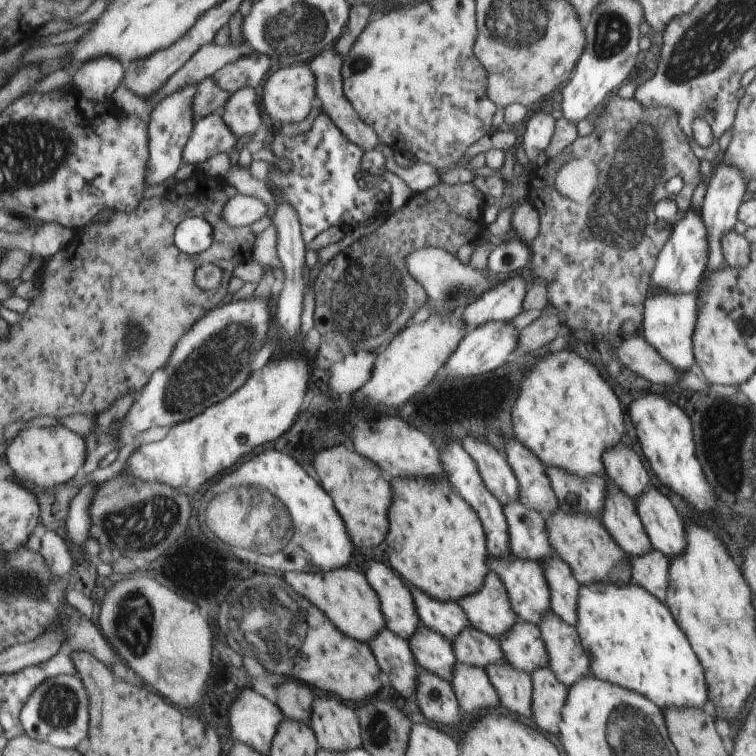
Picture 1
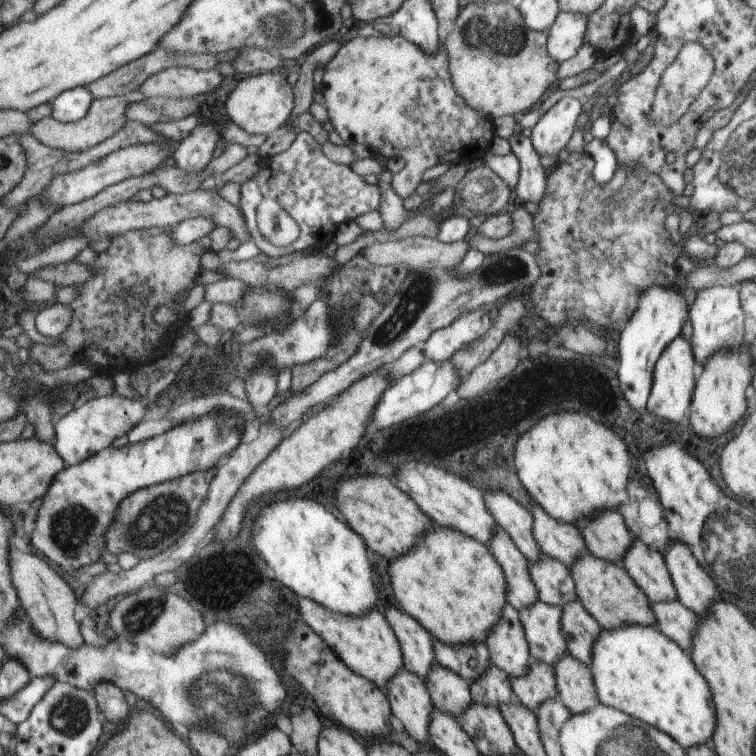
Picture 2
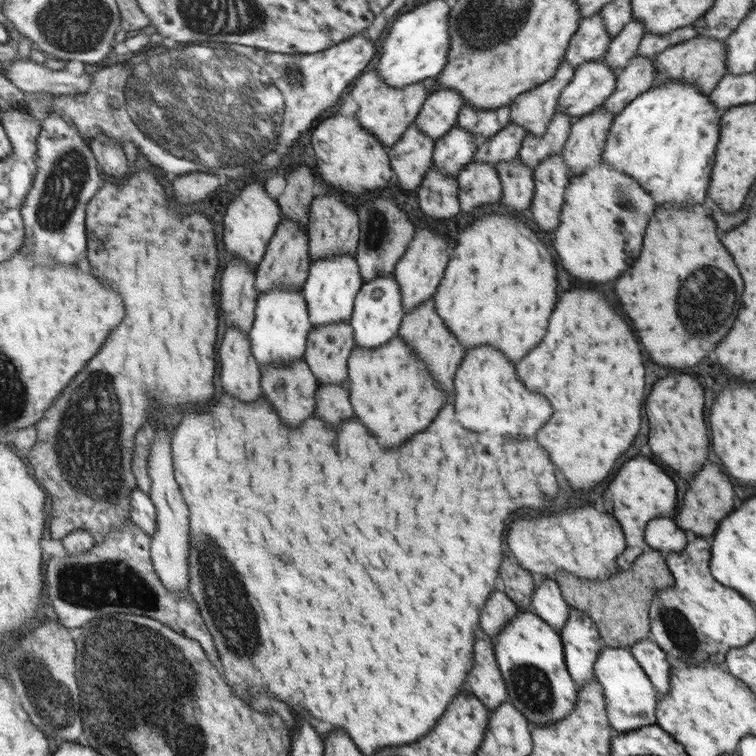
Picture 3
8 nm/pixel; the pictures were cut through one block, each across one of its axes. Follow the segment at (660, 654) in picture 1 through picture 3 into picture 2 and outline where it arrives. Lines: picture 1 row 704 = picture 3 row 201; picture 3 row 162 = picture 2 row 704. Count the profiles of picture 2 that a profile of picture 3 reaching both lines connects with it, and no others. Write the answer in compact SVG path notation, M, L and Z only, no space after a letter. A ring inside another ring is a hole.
M627 624L615 629L603 629L596 637L591 668L599 702L620 709L641 721L668 733L686 750L712 742L716 726L714 702L706 679L698 674L694 658L675 640L654 625Z

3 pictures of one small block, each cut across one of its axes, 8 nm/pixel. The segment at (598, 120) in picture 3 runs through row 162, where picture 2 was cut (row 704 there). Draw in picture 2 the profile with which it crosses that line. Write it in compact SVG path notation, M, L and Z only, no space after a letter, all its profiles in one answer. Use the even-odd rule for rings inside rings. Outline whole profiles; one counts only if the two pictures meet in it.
M566 652L555 662L554 667L555 676L558 678L558 698L571 709L572 714L580 714L600 703L593 674L587 664L581 663L570 652Z

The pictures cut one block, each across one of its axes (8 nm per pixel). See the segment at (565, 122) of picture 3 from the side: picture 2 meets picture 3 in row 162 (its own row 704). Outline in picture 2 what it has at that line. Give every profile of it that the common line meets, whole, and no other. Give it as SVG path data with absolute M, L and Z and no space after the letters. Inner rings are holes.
M532 660L525 675L511 677L511 685L519 702L534 712L539 704L559 694L555 667L544 661Z

